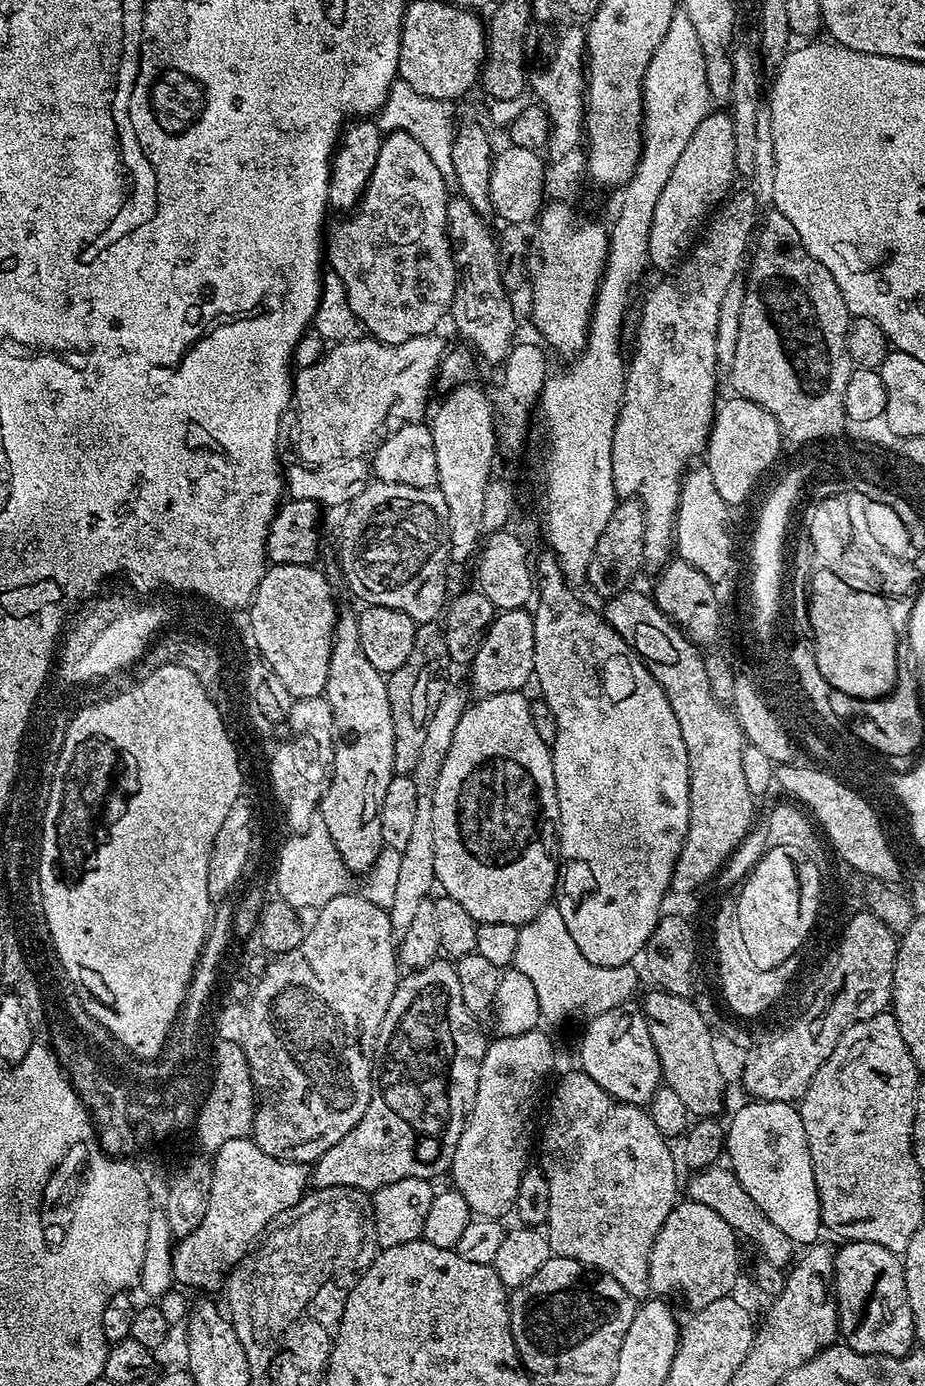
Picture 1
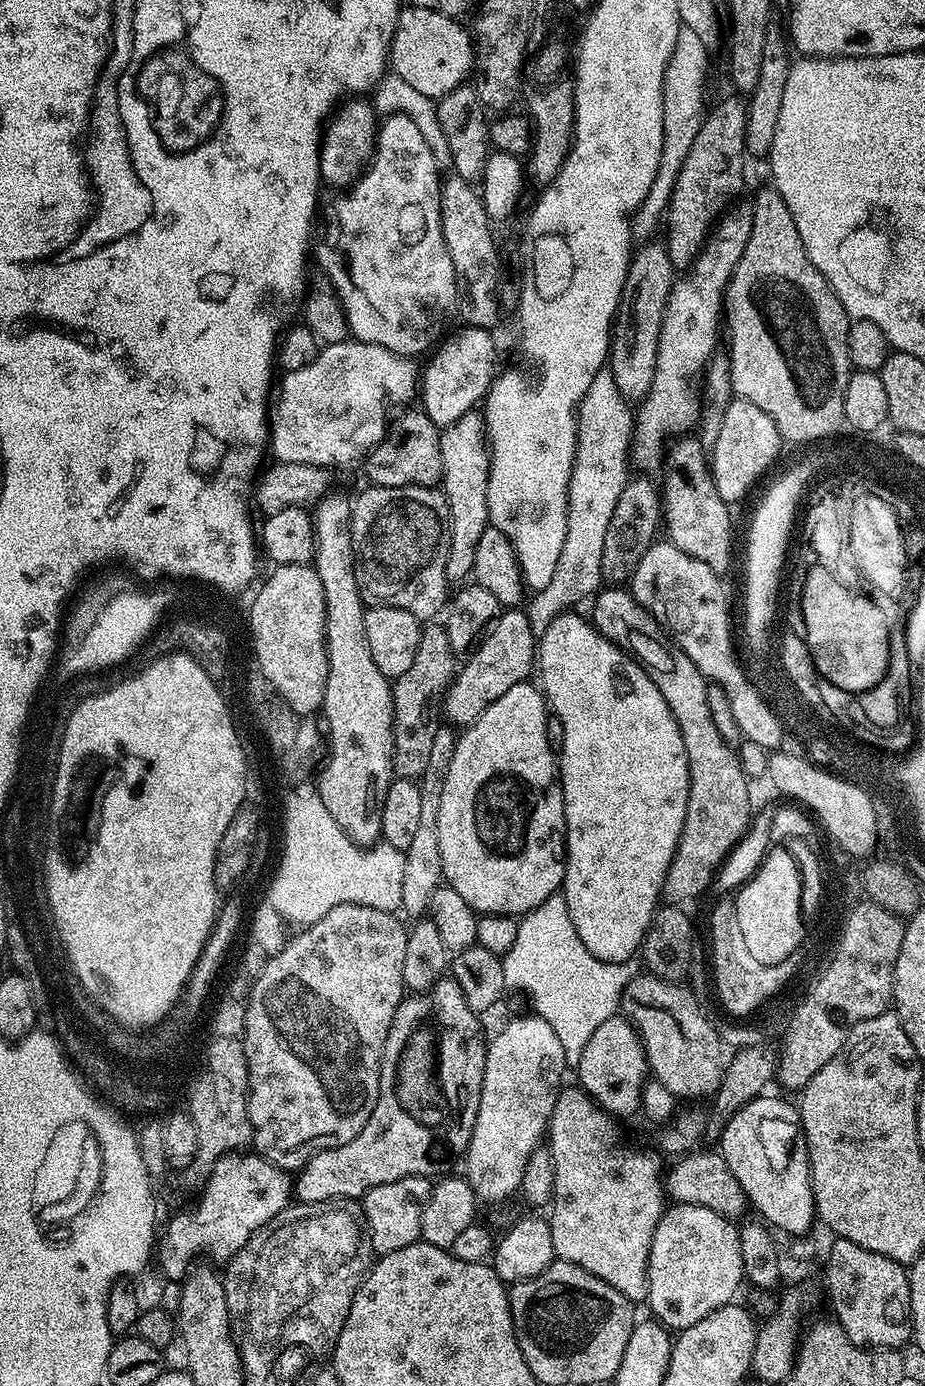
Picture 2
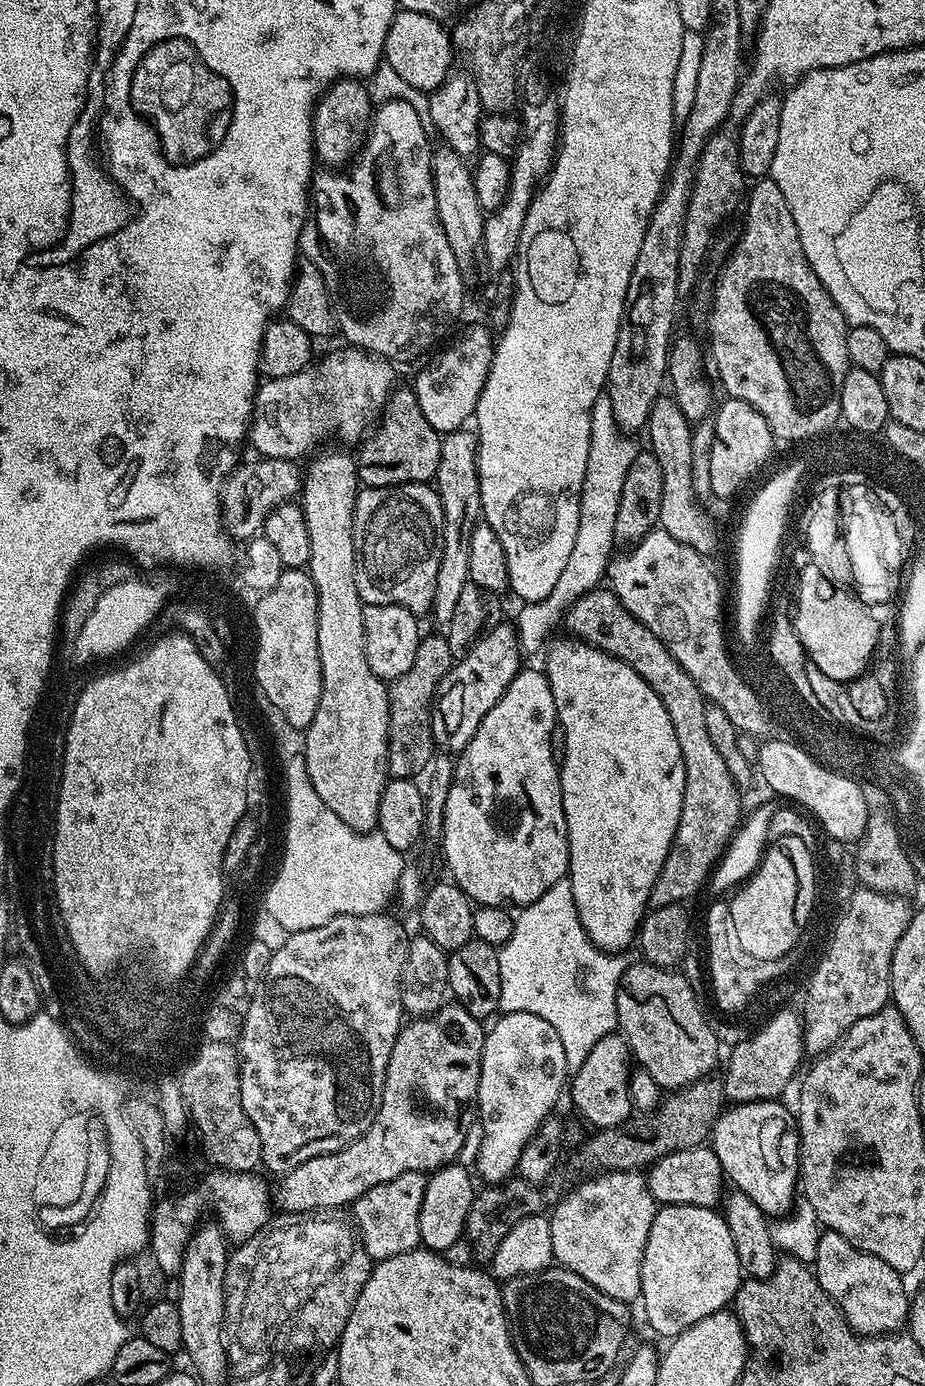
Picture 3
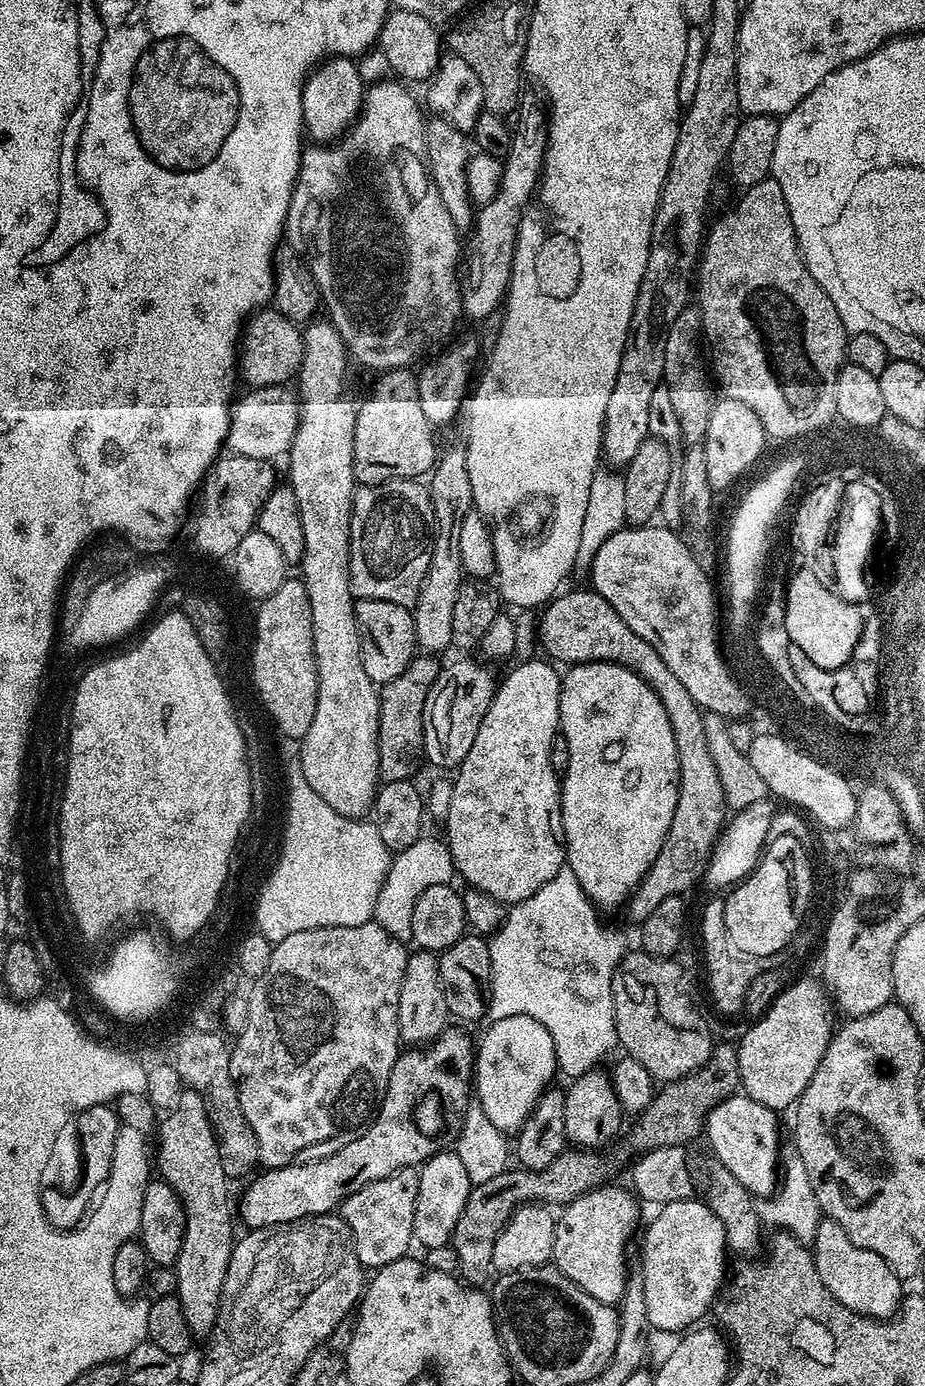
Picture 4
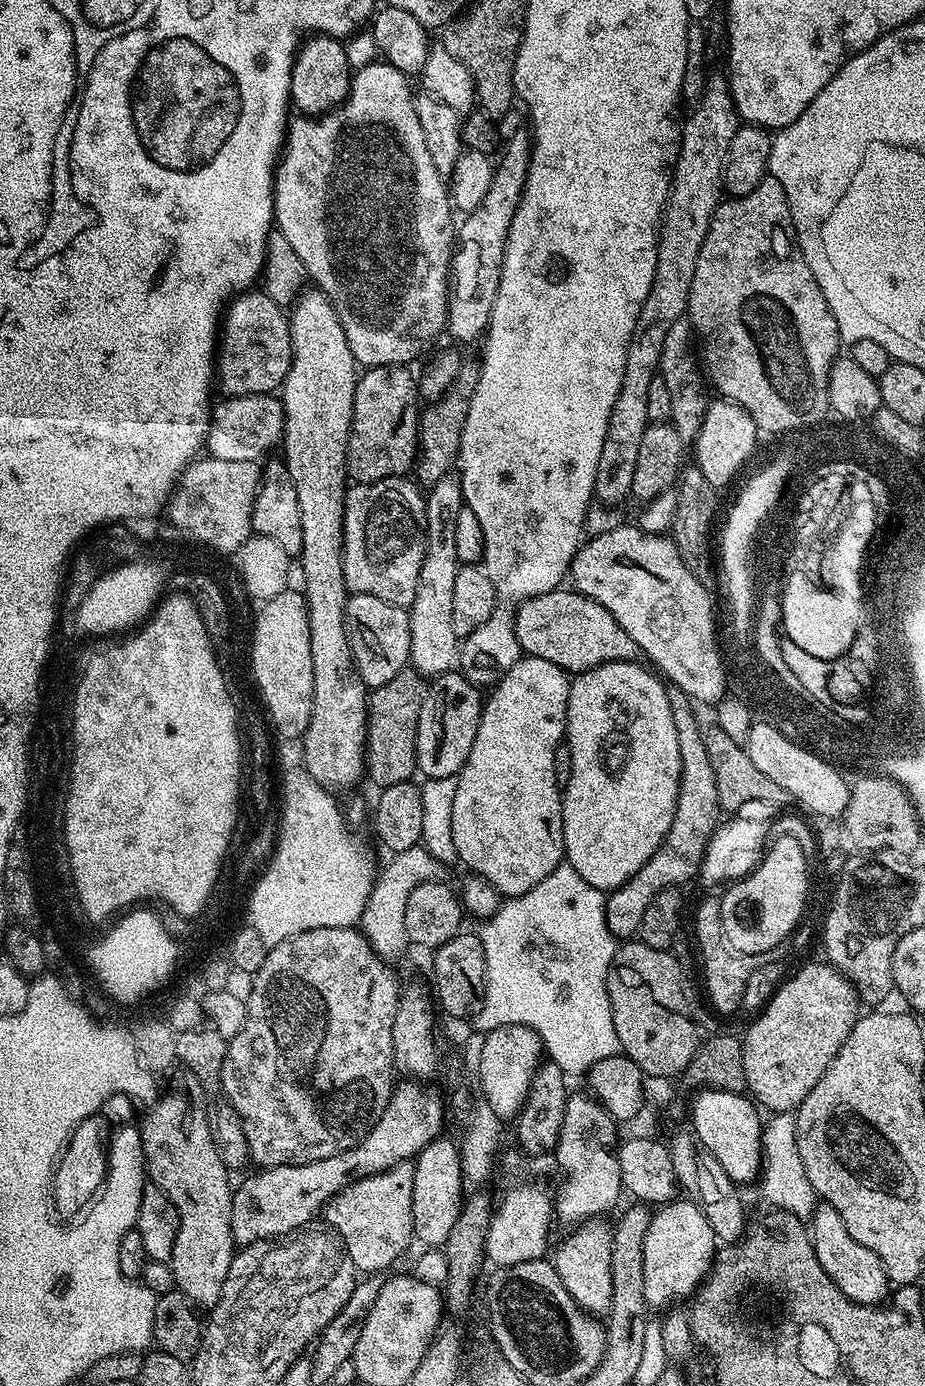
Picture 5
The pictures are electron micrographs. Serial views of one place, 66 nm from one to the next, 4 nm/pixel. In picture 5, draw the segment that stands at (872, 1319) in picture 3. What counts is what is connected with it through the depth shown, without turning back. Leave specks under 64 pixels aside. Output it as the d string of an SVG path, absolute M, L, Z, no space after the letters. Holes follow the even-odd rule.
M817 1203L810 1217L810 1235L818 1262L822 1262L822 1270L830 1274L834 1286L838 1286L846 1298L856 1304L880 1306L885 1303L890 1292L890 1281L878 1254L874 1254L874 1250L866 1250L862 1242L854 1242L854 1238L850 1238L850 1230L846 1230L846 1222L842 1222L842 1214L838 1214L834 1206Z

